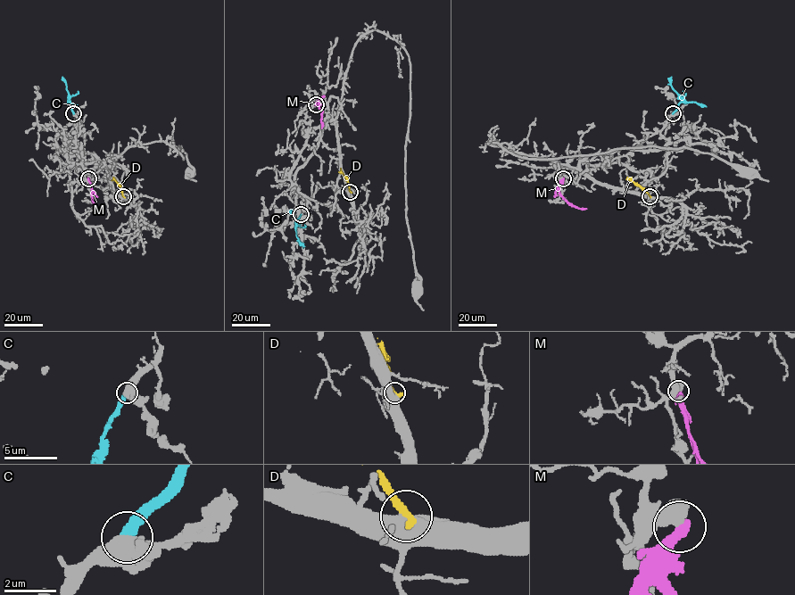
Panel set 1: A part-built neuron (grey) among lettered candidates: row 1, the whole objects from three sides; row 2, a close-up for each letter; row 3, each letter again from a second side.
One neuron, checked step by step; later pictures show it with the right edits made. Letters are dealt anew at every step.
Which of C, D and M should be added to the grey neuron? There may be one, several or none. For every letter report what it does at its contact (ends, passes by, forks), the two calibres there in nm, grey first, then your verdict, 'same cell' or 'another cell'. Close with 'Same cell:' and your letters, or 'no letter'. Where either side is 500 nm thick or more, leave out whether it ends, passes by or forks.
C: 800 nm thick on the grey side, 420 nm on the other; same cell
D: 750 nm thick on the grey side, 320 nm on the other; another cell
M: 600 nm thick on the grey side, 480 nm on the other; another cell
Same cell: C

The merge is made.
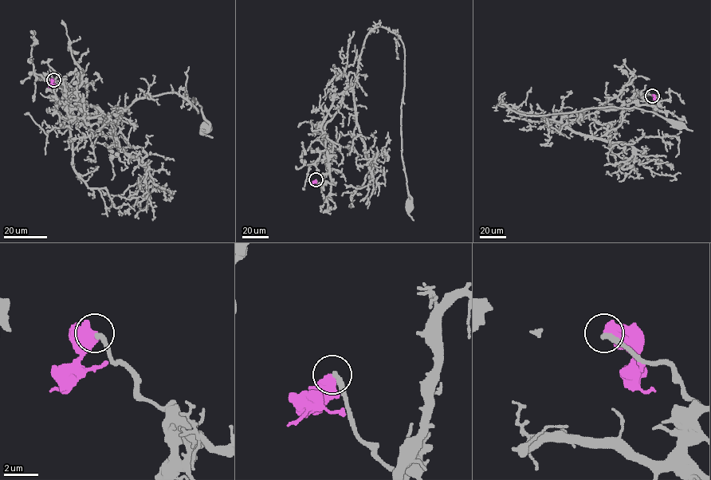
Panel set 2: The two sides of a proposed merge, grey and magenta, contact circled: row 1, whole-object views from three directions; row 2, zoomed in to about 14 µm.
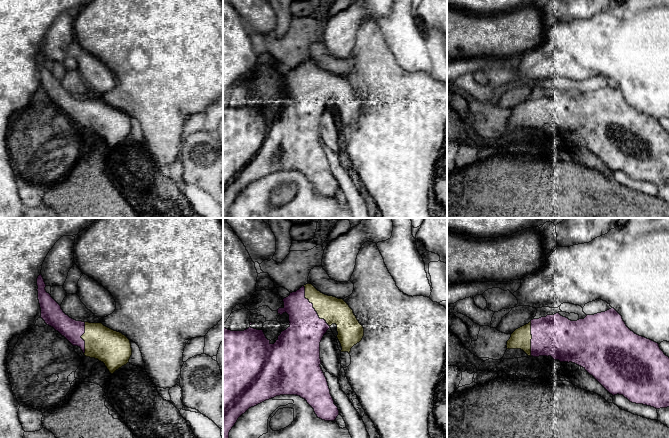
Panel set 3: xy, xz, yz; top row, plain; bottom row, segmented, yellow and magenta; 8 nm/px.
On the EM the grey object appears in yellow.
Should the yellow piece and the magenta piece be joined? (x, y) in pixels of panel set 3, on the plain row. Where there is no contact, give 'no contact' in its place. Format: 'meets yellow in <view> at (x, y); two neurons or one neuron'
meets yellow in xz at (313, 83); one neuron

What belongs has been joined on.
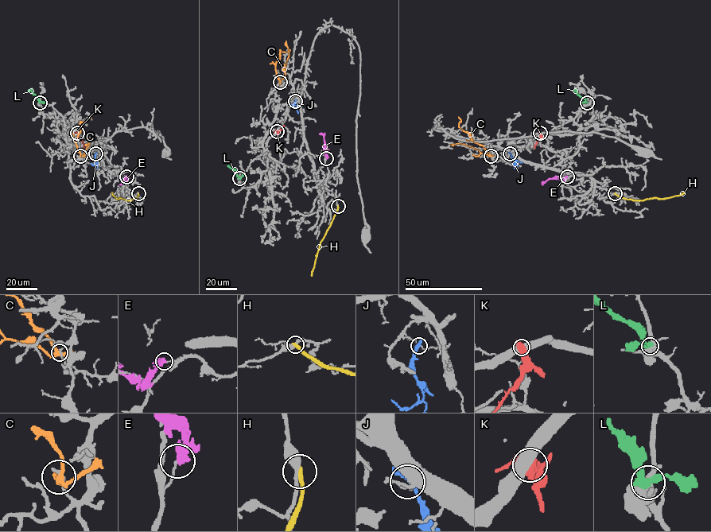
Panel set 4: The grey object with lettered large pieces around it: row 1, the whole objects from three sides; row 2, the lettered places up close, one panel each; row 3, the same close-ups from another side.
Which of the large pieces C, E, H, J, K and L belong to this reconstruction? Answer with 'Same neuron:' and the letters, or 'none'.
Same neuron: none

